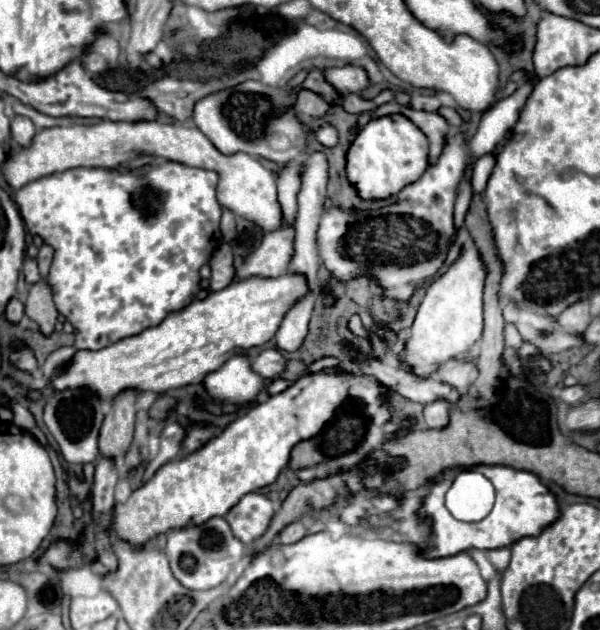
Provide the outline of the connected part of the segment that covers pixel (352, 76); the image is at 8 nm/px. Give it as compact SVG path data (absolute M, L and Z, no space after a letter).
M342 66L342 68L328 68L324 70L326 80L340 92L362 92L368 86L368 76L362 68L356 66Z

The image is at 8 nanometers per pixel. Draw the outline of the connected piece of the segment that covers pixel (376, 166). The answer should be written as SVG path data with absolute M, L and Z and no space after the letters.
M388 114L370 120L354 138L348 150L346 174L364 200L388 198L406 184L416 182L428 166L428 140L420 128L404 114Z

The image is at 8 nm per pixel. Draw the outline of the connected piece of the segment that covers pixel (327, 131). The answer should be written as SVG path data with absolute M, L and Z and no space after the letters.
M322 124L322 126L316 130L316 138L320 140L322 146L330 148L330 146L334 146L334 144L338 142L338 132L336 132L336 128L334 128L332 124Z

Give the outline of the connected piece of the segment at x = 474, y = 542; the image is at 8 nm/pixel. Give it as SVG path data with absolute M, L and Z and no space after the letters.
M492 466L492 484L496 488L494 508L480 522L460 522L444 506L444 494L454 474L456 474L454 470L444 470L438 476L438 480L430 484L430 492L426 494L418 510L420 520L432 520L432 536L424 546L420 546L422 556L444 558L444 556L454 556L458 552L468 552L468 550L496 550L496 548L512 546L516 540L524 536L540 534L540 530L546 524L552 524L558 518L556 498L540 482L536 474L514 470L508 466Z

